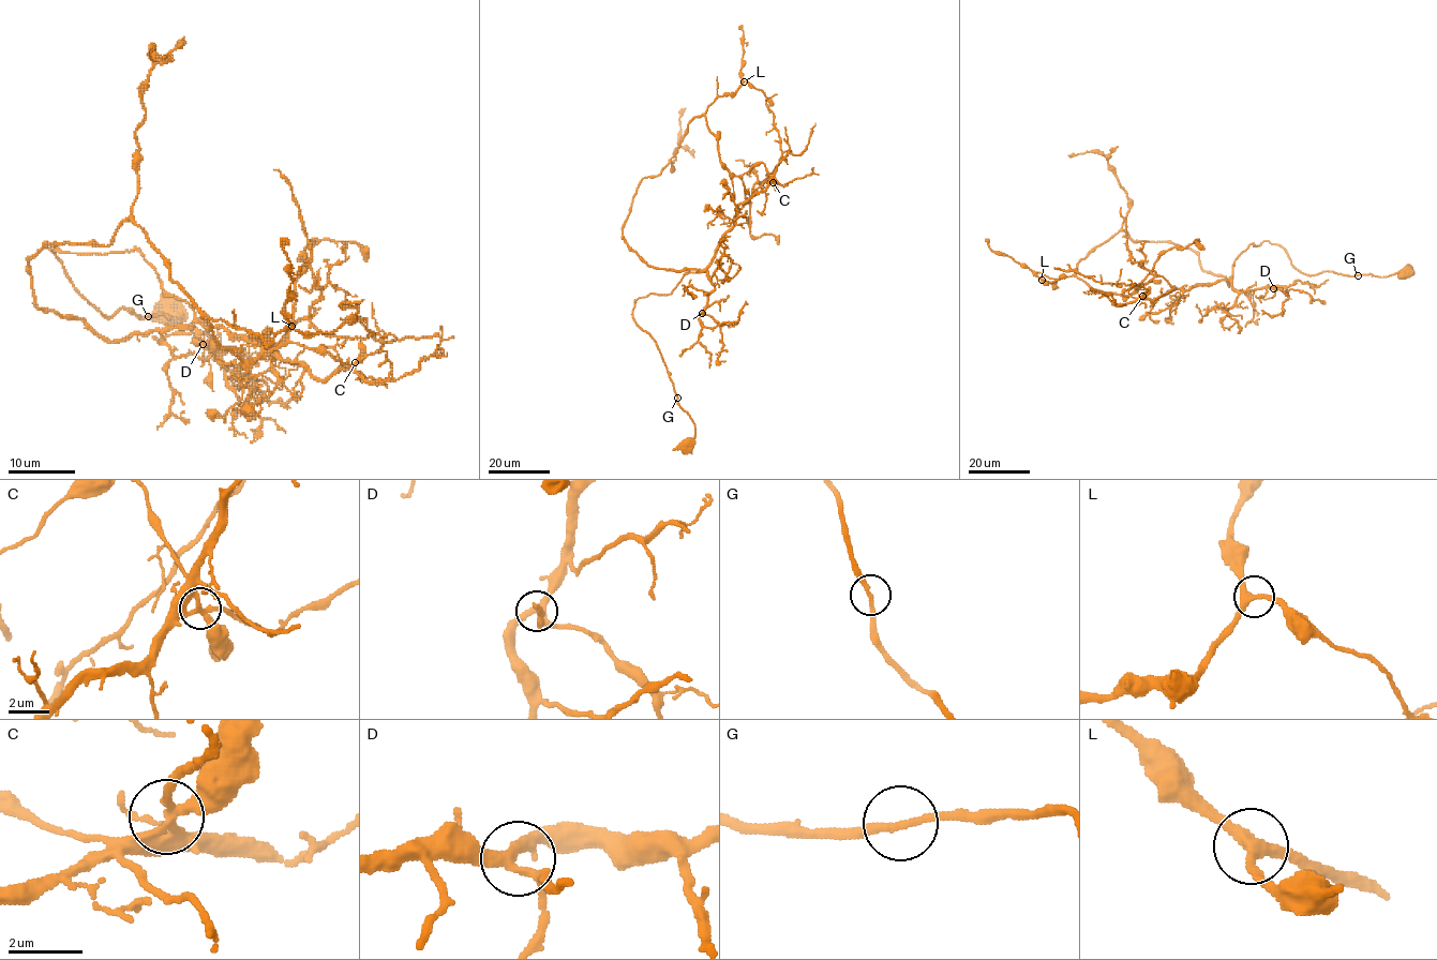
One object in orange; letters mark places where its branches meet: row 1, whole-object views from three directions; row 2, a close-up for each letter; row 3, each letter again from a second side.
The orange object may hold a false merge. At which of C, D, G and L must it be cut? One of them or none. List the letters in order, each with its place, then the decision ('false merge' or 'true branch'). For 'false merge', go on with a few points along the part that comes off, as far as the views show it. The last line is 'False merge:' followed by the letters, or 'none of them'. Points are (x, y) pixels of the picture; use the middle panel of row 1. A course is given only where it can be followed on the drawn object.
C: place (773, 182); true branch
D: place (702, 313); true branch
G: place (677, 398); true branch
L: place (744, 81); true branch
False merge: none of them

